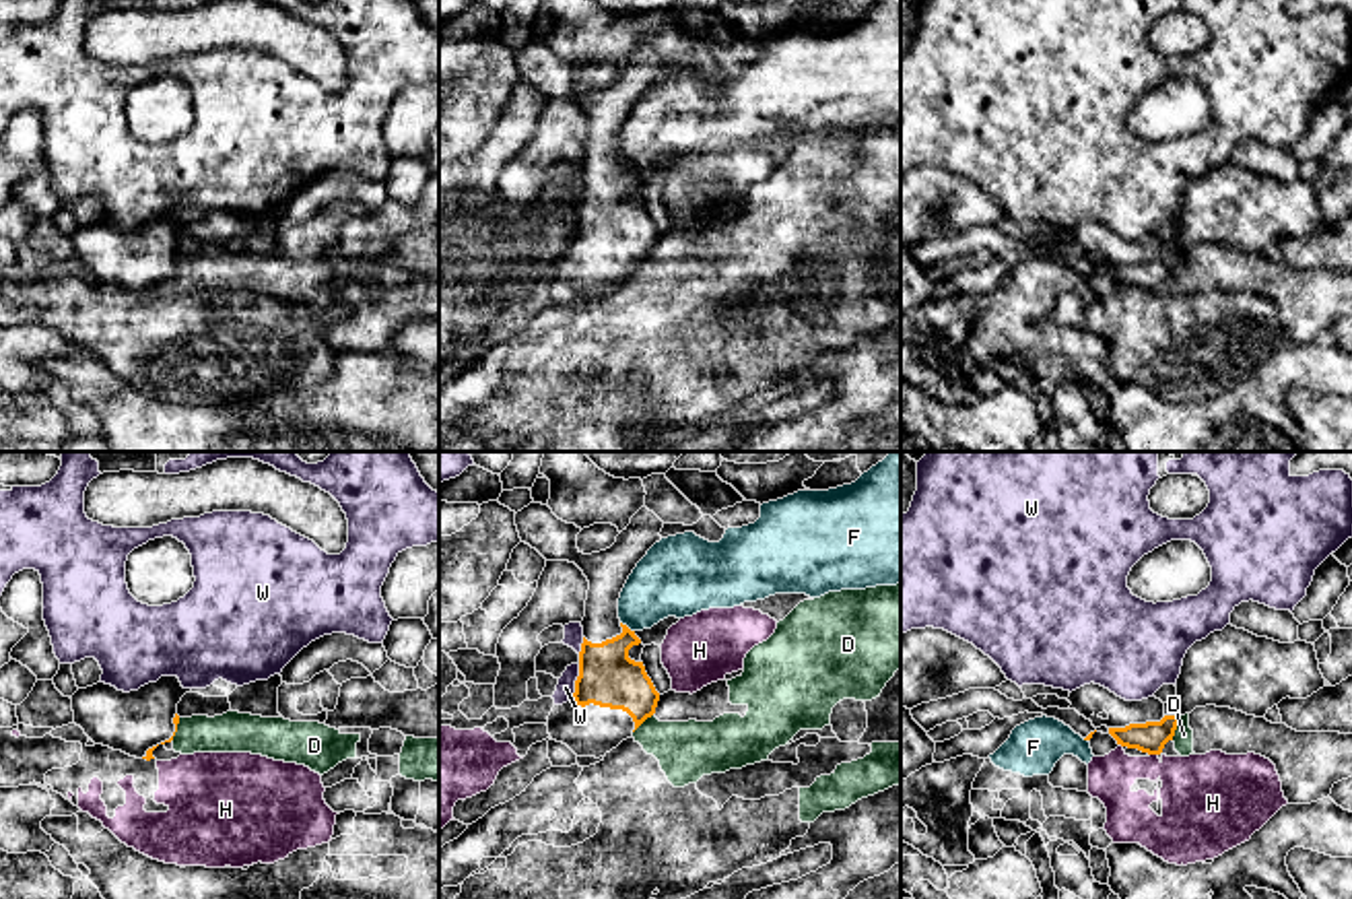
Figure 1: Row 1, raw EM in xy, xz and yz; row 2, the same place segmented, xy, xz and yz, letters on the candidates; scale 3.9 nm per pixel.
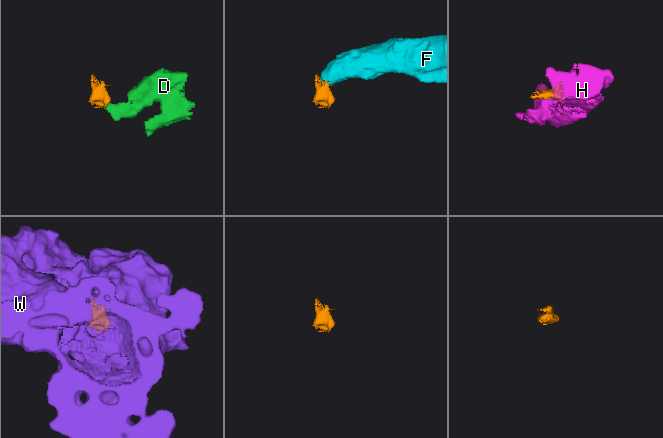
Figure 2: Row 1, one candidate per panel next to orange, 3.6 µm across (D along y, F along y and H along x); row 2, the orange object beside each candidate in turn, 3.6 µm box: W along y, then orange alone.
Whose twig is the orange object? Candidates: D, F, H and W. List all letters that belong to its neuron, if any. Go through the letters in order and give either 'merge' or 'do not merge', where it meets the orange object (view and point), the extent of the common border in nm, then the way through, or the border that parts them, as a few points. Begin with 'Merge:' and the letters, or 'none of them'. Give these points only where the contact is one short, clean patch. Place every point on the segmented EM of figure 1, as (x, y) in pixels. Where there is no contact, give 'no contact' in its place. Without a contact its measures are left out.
Merge: none of them
D: do not merge | yz (1175, 728) | 100 nm | along yz (1181, 716), (1171, 739)
F: do not merge | xz (625, 625) | 70 nm | along xz (621, 621), (633, 631)
H: do not merge | yz (1155, 753) | 30 nm | along yz (1151, 753), (1157, 755)
W: do not merge | xz (576, 681) | 140 nm

